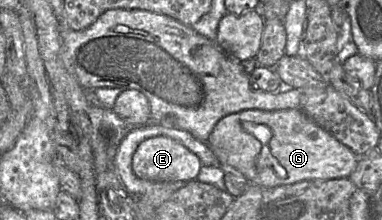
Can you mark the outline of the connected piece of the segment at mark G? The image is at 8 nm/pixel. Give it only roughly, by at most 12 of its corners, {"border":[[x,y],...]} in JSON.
{"border":[[301,109],[224,116],[206,144],[263,189],[359,156]]}

